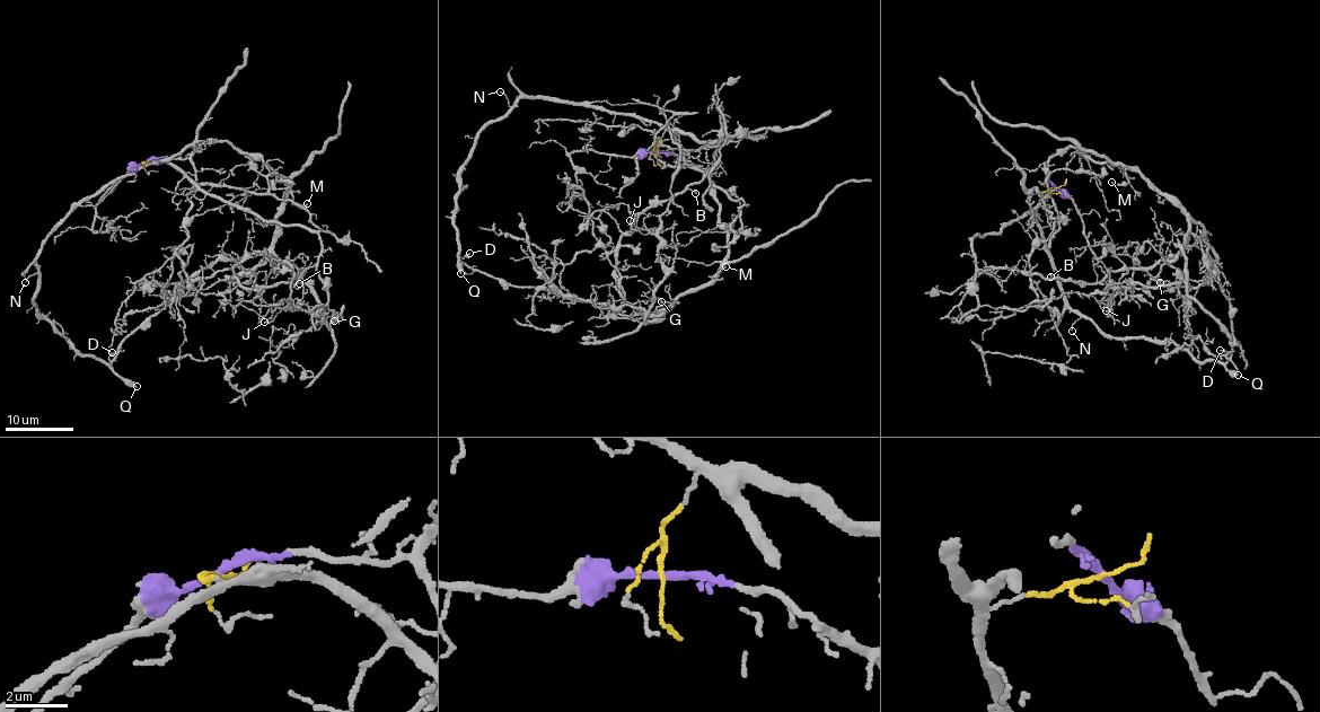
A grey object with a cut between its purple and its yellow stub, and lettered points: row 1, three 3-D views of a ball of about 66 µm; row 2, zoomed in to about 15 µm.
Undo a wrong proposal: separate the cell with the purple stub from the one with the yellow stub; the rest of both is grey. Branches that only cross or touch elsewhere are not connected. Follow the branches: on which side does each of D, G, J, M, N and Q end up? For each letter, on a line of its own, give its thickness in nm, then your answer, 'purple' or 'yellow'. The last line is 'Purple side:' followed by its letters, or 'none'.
D: calibre 150 nm; yellow
G: calibre 110 nm; purple
J: calibre 110 nm; purple
M: calibre 100 nm; purple
N: calibre 100 nm; yellow
Q: calibre 280 nm; yellow
Purple side: G, J, M

